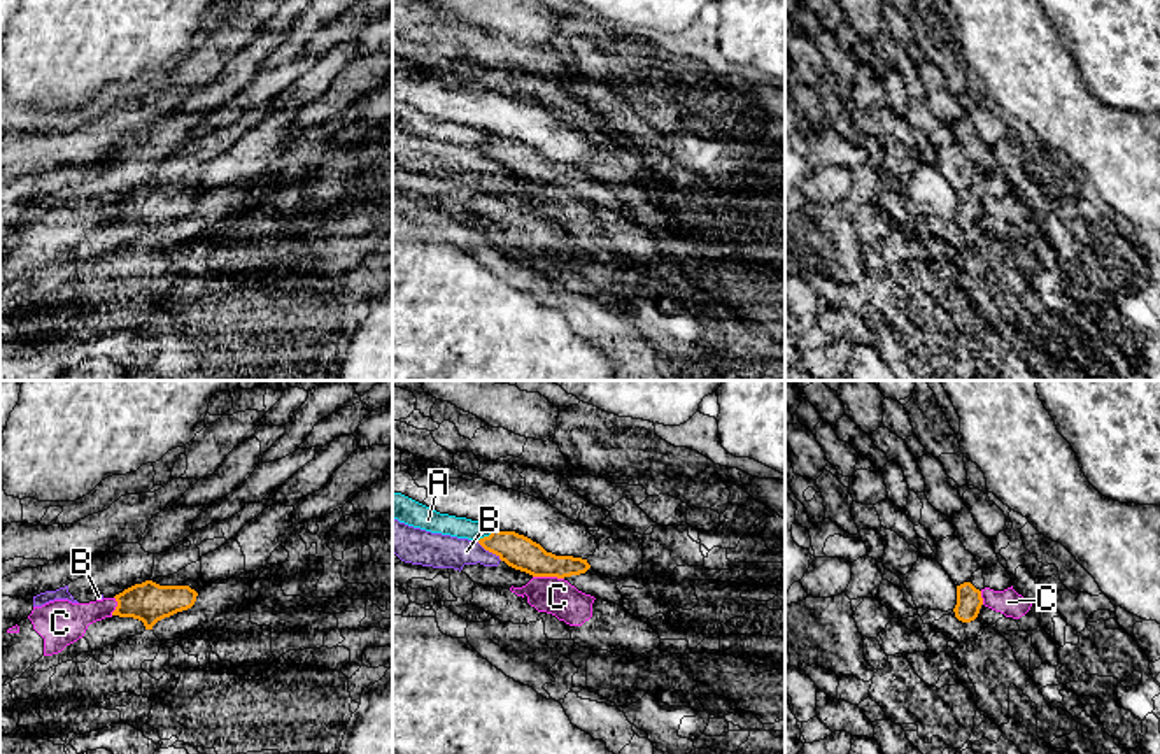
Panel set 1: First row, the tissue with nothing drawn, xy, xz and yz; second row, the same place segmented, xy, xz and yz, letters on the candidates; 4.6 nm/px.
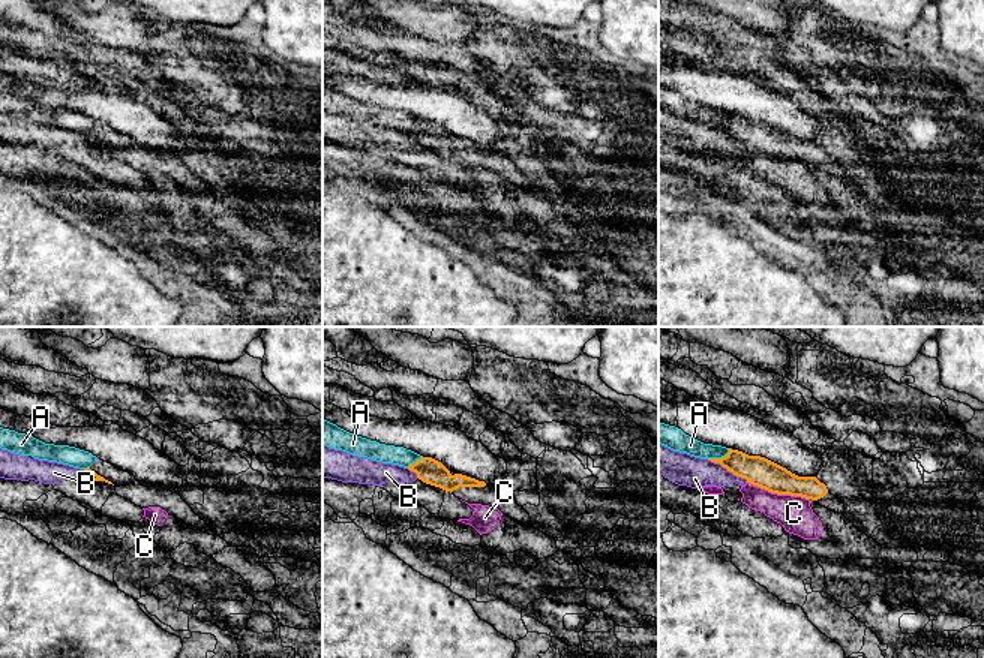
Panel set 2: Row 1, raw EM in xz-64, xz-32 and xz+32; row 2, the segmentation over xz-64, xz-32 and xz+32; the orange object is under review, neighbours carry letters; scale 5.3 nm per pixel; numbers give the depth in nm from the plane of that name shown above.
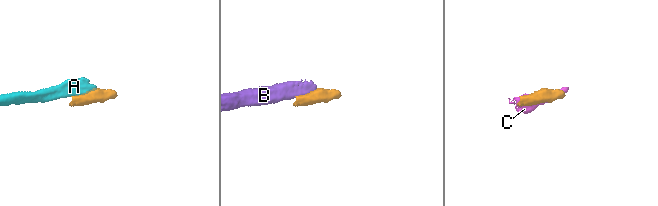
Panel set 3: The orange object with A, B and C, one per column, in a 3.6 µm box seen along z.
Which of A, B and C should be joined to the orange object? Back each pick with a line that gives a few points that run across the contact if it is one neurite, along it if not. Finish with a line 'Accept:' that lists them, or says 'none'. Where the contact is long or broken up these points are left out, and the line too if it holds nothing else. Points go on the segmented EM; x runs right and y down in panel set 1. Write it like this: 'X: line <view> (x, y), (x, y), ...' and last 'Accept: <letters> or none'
Accept: none

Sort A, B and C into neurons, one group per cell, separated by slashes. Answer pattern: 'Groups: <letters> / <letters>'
Groups: A / B / C

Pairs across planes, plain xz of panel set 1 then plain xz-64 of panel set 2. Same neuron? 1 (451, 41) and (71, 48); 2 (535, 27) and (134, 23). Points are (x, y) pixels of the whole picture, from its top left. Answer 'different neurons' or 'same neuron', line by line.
1: same neuron
2: same neuron

